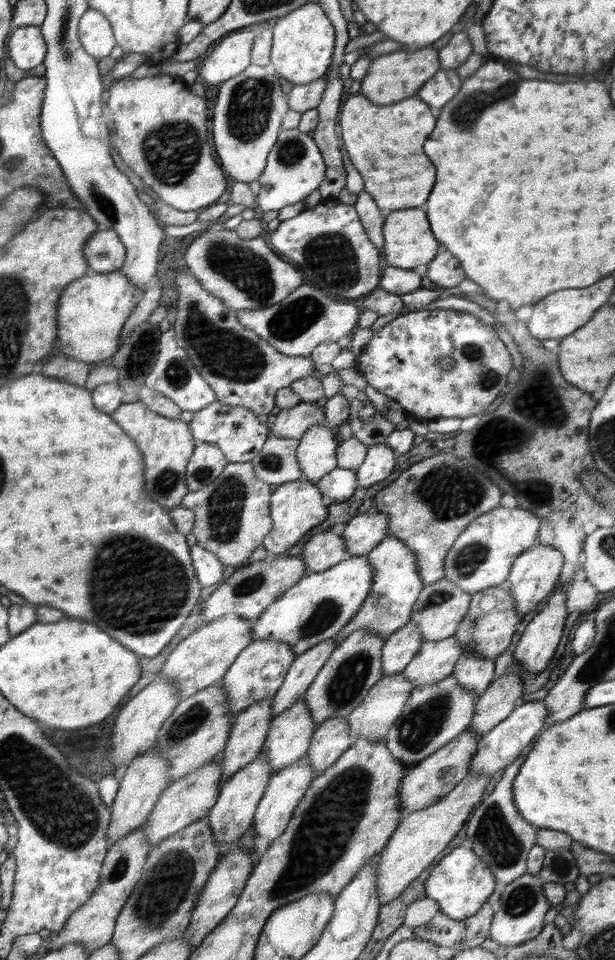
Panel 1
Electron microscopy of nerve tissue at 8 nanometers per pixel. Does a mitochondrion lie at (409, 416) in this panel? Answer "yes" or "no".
no

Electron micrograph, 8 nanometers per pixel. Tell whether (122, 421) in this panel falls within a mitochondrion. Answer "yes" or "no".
no

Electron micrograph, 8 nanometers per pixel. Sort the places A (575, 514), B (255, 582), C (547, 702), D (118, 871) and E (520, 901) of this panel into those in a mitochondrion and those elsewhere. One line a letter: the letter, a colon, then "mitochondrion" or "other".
A: mitochondrion
B: mitochondrion
C: other
D: mitochondrion
E: mitochondrion

